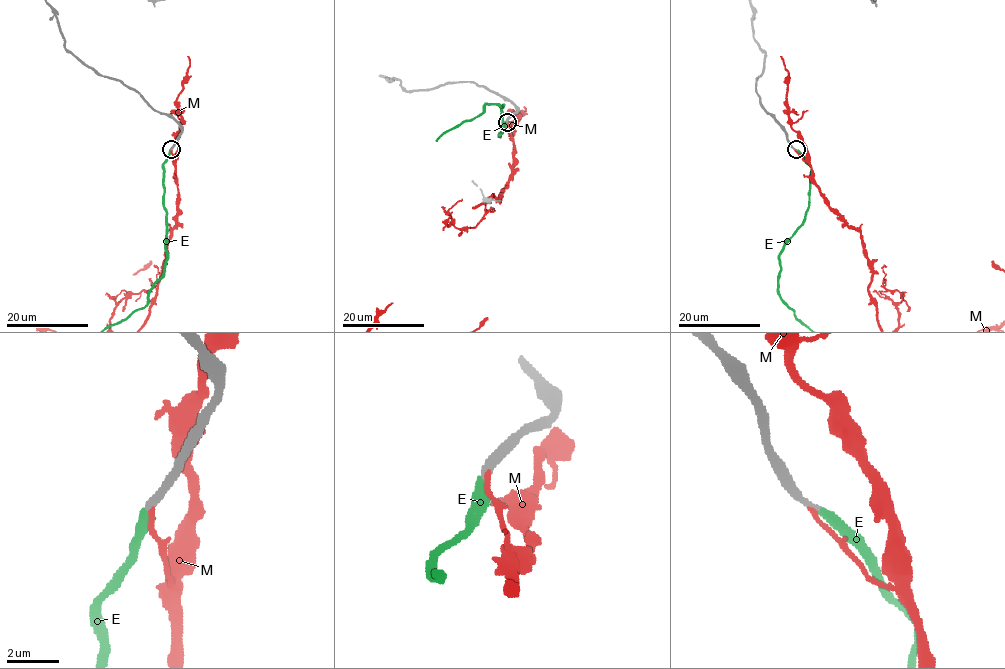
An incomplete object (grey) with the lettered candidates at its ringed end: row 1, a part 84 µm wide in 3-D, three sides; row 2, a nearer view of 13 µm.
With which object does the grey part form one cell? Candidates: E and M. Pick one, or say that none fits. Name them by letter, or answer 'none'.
E

